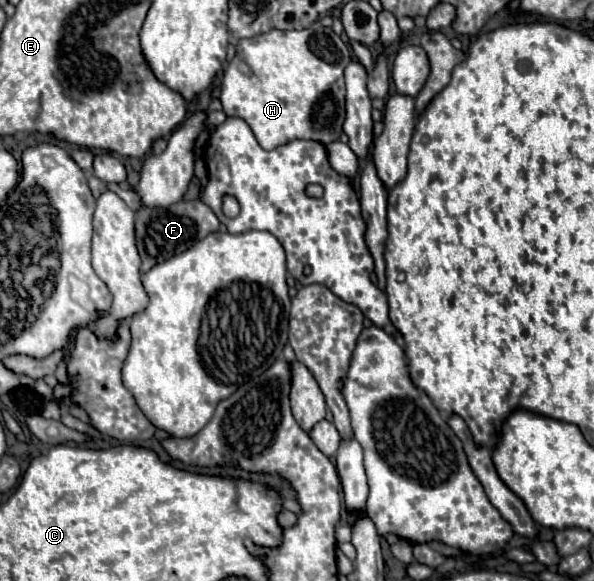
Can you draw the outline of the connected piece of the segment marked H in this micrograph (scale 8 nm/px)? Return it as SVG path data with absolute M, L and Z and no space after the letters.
M318 22L304 30L270 30L244 38L220 78L222 110L226 116L246 120L264 150L296 138L334 142L344 122L344 68L348 64L350 48L332 28Z

